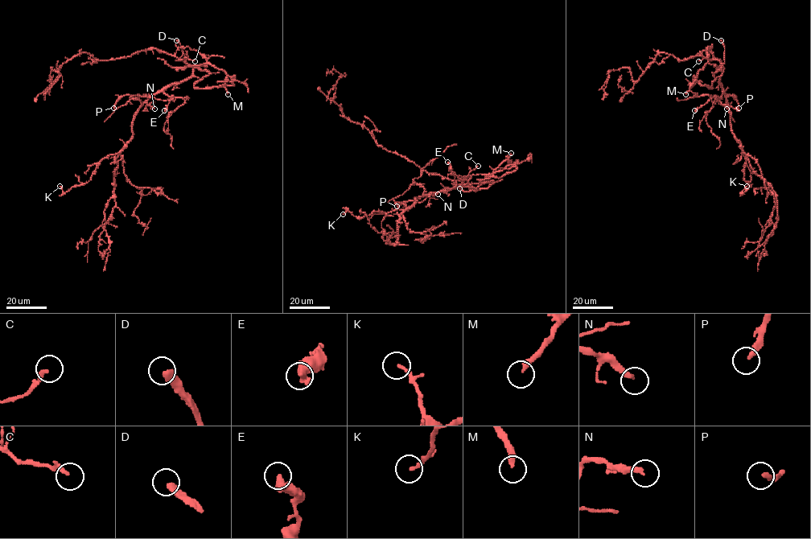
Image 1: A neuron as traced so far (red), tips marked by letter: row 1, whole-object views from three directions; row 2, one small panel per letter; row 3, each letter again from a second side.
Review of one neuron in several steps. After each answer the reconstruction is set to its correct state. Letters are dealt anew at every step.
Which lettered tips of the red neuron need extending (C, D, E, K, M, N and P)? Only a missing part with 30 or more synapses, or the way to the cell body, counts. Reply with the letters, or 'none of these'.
D, M, P

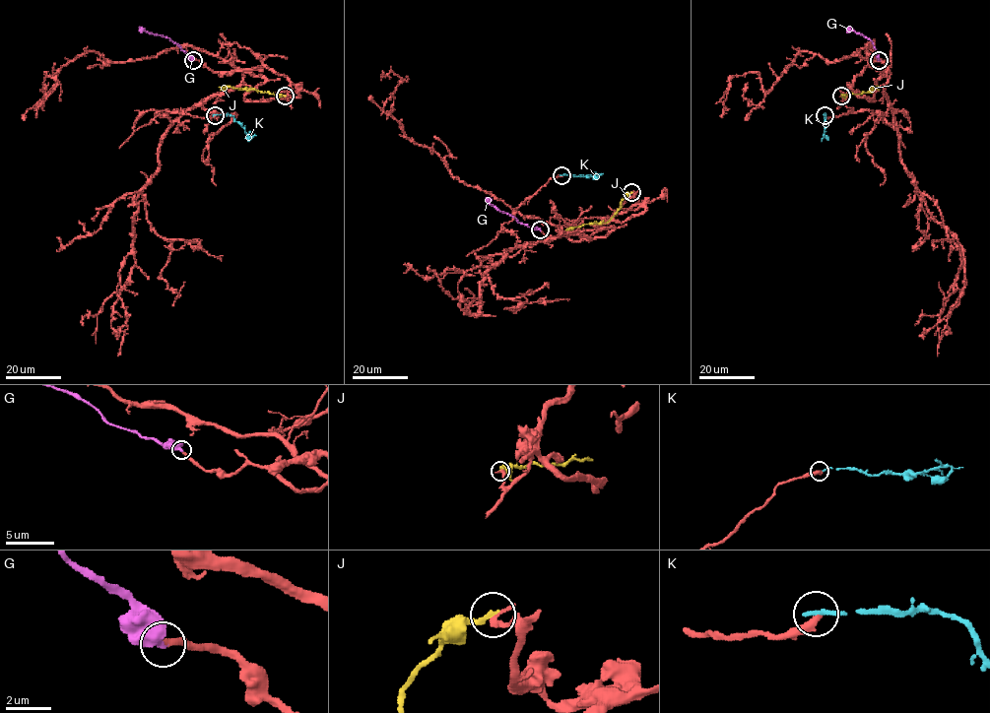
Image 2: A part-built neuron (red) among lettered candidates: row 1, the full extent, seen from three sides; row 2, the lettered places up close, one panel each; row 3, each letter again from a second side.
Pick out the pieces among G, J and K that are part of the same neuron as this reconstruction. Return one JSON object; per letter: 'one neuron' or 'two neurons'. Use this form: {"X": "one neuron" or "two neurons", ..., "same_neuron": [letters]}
{"G": "one neuron", "J": "two neurons", "K": "two neurons", "same_neuron": ["G"]}

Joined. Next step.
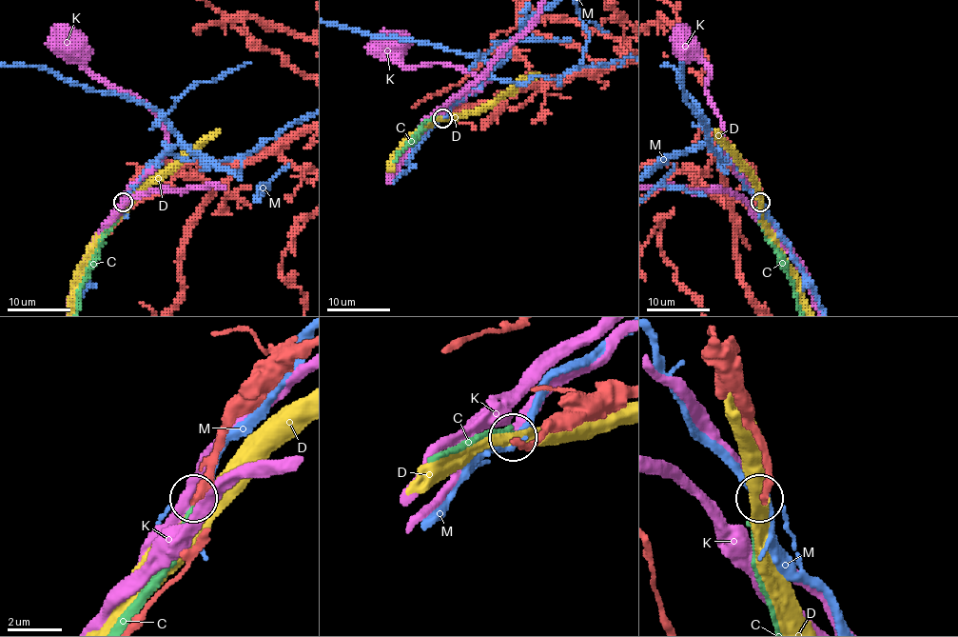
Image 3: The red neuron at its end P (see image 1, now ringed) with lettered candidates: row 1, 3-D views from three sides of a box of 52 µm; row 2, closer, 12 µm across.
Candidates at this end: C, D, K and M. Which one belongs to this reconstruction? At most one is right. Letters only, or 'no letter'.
C

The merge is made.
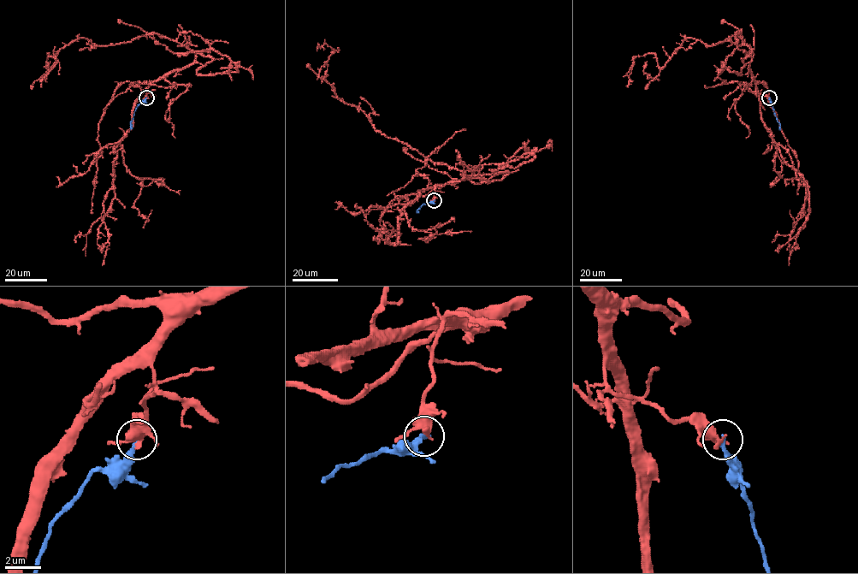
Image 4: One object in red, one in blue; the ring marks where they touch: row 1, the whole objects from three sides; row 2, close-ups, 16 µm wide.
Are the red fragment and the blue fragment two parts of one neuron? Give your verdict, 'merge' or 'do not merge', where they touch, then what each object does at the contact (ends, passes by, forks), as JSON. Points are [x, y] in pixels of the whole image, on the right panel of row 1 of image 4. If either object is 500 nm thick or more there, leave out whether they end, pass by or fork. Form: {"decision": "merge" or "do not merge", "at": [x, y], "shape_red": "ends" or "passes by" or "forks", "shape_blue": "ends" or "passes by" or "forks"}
{"decision": "do not merge", "at": [769, 97], "shape_red": "passes by", "shape_blue": "ends"}

